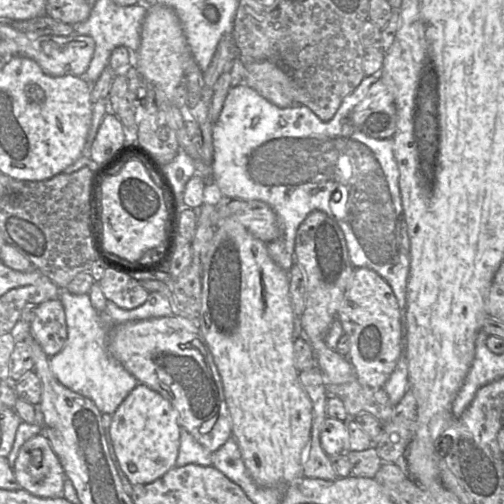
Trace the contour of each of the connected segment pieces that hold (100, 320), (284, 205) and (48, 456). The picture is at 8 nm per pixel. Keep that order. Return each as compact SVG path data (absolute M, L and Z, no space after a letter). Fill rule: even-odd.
M61 290L59 299L65 312L67 339L62 350L49 358L51 370L62 385L92 400L102 414L112 415L139 382L113 355L111 328L129 321L173 316L169 299L159 292L152 292L142 306L131 310L107 300L103 314L94 309L89 293L75 295Z
M373 74L373 75L369 75L369 76L365 76L363 78L363 80L361 81L361 83L358 85L358 87L351 93L349 94L341 103L339 109L337 110L336 114L334 115L334 117L329 121L329 122L324 122L322 121L310 108L303 106L303 105L294 105L292 107L288 107L288 108L280 108L276 105L274 105L273 103L269 102L268 100L266 100L264 97L262 97L256 90L254 90L253 88L249 87L246 84L239 84L236 87L232 88L228 95L227 98L225 100L223 109L221 111L221 114L218 118L218 120L213 124L213 129L212 129L212 137L213 137L213 147L214 147L214 156L213 156L213 161L212 161L212 170L213 170L213 180L216 183L216 185L218 186L218 188L220 189L220 192L222 194L222 196L224 198L229 198L229 199L238 199L238 200L260 200L263 201L265 203L267 203L269 206L271 206L273 208L273 210L275 211L275 213L277 214L278 220L279 220L279 227L280 227L280 235L278 238L276 238L275 240L268 242L267 243L267 248L268 248L268 253L270 255L270 257L286 272L289 273L290 269L292 268L292 266L295 264L295 245L296 245L296 234L297 231L300 227L300 225L302 224L302 222L304 221L304 219L314 210L320 210L324 213L326 213L328 216L334 218L340 228L342 229L345 239L346 239L346 243L347 243L347 248L348 248L348 254L350 257L350 261L352 262L353 266L355 268L368 268L371 269L373 271L375 271L377 274L379 274L392 288L394 295L396 296L397 302L398 302L398 306L400 308L400 313L401 310L404 312L405 314L405 318L406 318L406 307L407 307L407 283L408 283L408 278L409 278L409 271L410 271L410 262L411 262L411 255L410 255L410 239L409 239L409 235L408 235L408 228L407 228L407 223L406 223L406 219L405 219L405 214L404 214L404 209L403 209L403 205L402 205L402 200L401 200L401 194L400 194L400 187L399 187L399 169L398 169L398 165L396 162L396 159L394 157L394 152L393 152L393 138L372 138L367 136L366 134L356 130L349 122L349 114L352 111L352 109L359 103L361 102L364 97L366 96L368 90L370 89L370 87L377 82L377 80L379 80L381 78L380 74ZM335 191L339 191L341 193L341 199L338 202L334 202L331 200L331 197L333 195L333 193Z
M44 433L31 437L21 446L13 471L21 488L30 494L41 498L63 496L67 477Z

